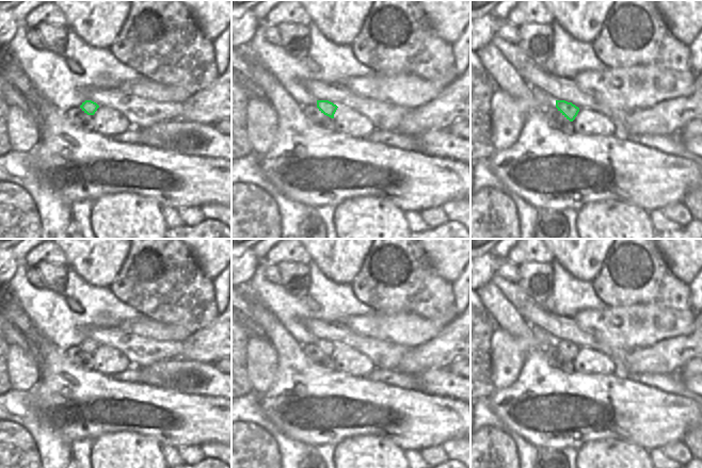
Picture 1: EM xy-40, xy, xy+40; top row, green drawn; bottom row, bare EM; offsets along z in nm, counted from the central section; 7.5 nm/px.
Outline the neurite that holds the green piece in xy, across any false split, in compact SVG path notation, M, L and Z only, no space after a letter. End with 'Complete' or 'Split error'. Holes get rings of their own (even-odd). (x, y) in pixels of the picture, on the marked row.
M317 100L317 108L324 115L334 118L334 114L338 107L329 100Z. Complete

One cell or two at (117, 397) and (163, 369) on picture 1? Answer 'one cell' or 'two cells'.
two cells

